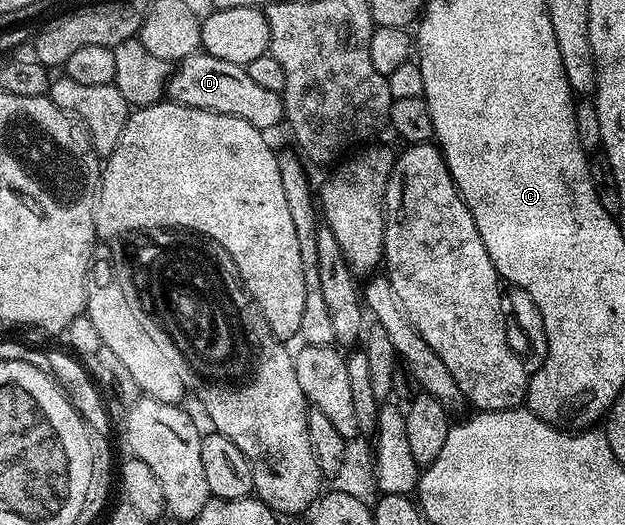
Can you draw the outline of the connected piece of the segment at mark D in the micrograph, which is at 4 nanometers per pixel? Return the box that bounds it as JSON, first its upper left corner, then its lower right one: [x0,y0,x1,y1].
[166,53,286,133]

